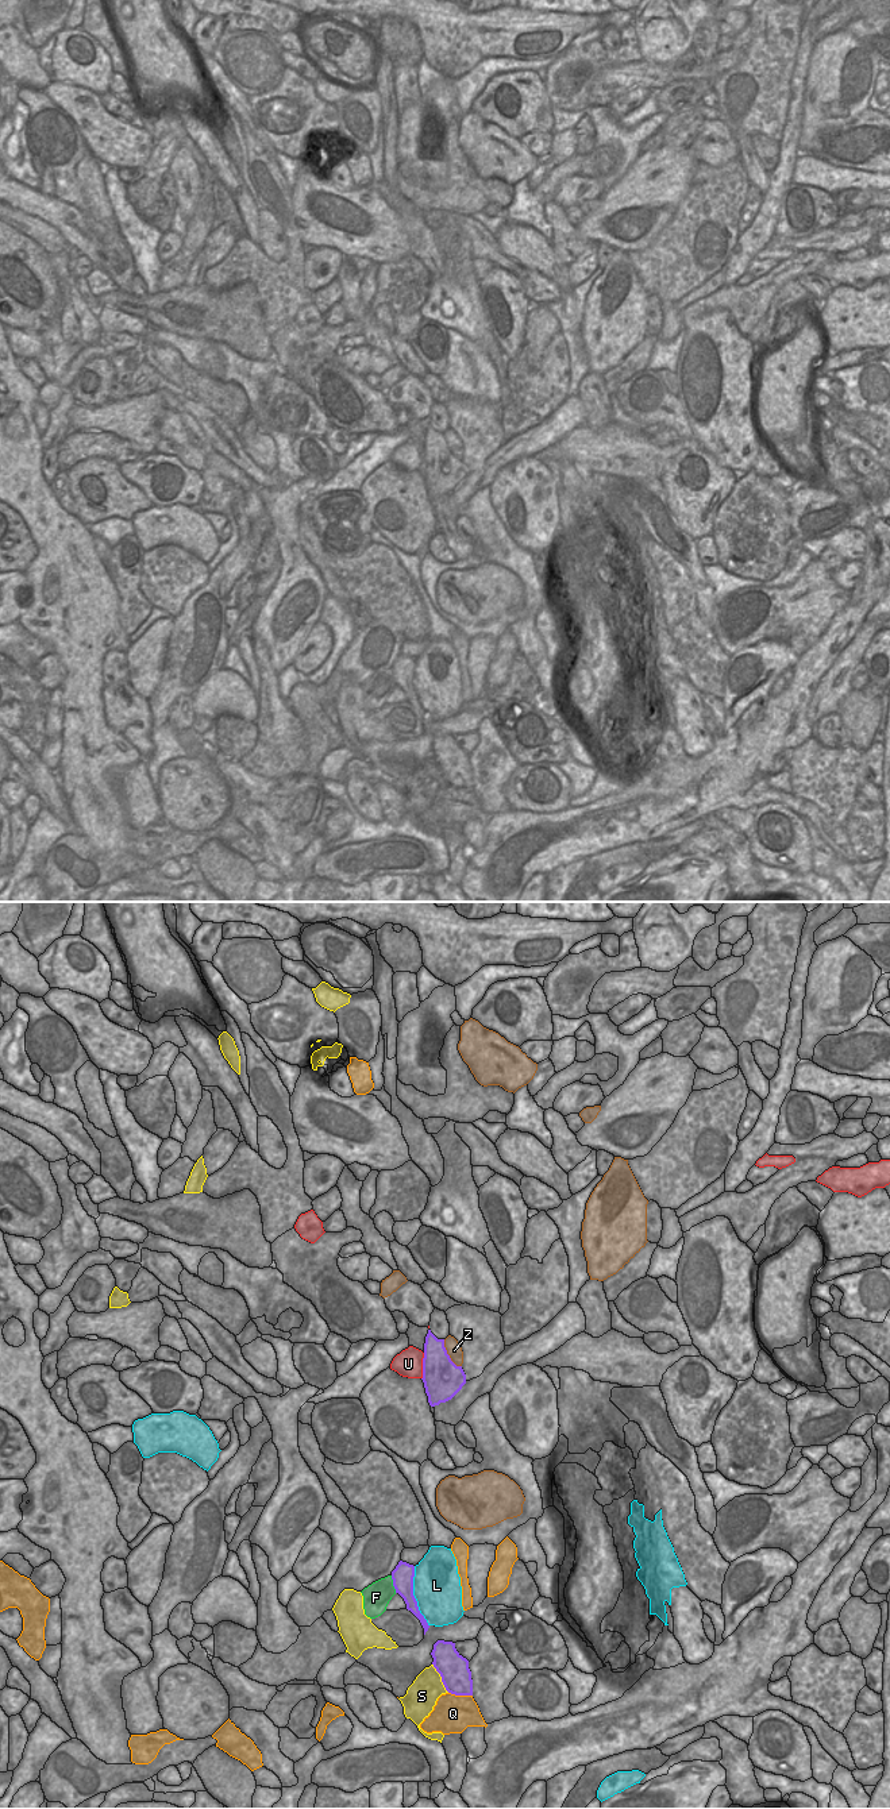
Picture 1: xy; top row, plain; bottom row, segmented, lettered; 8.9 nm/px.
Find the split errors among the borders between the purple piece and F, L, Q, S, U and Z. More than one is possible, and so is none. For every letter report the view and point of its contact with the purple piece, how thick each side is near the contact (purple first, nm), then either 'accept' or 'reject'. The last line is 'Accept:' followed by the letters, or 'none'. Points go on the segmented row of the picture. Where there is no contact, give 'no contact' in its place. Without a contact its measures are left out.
F: xy (393, 1584) | 190/240 nm | reject
L: xy (413, 1596) | 190/440 nm | reject
Q: xy (461, 1694) | 260/340 nm | reject
S: xy (442, 1678) | 260/280 nm | reject
U: xy (423, 1366) | 340/240 nm | reject
Z: xy (447, 1354) | 340/140 nm | reject
Accept: none

